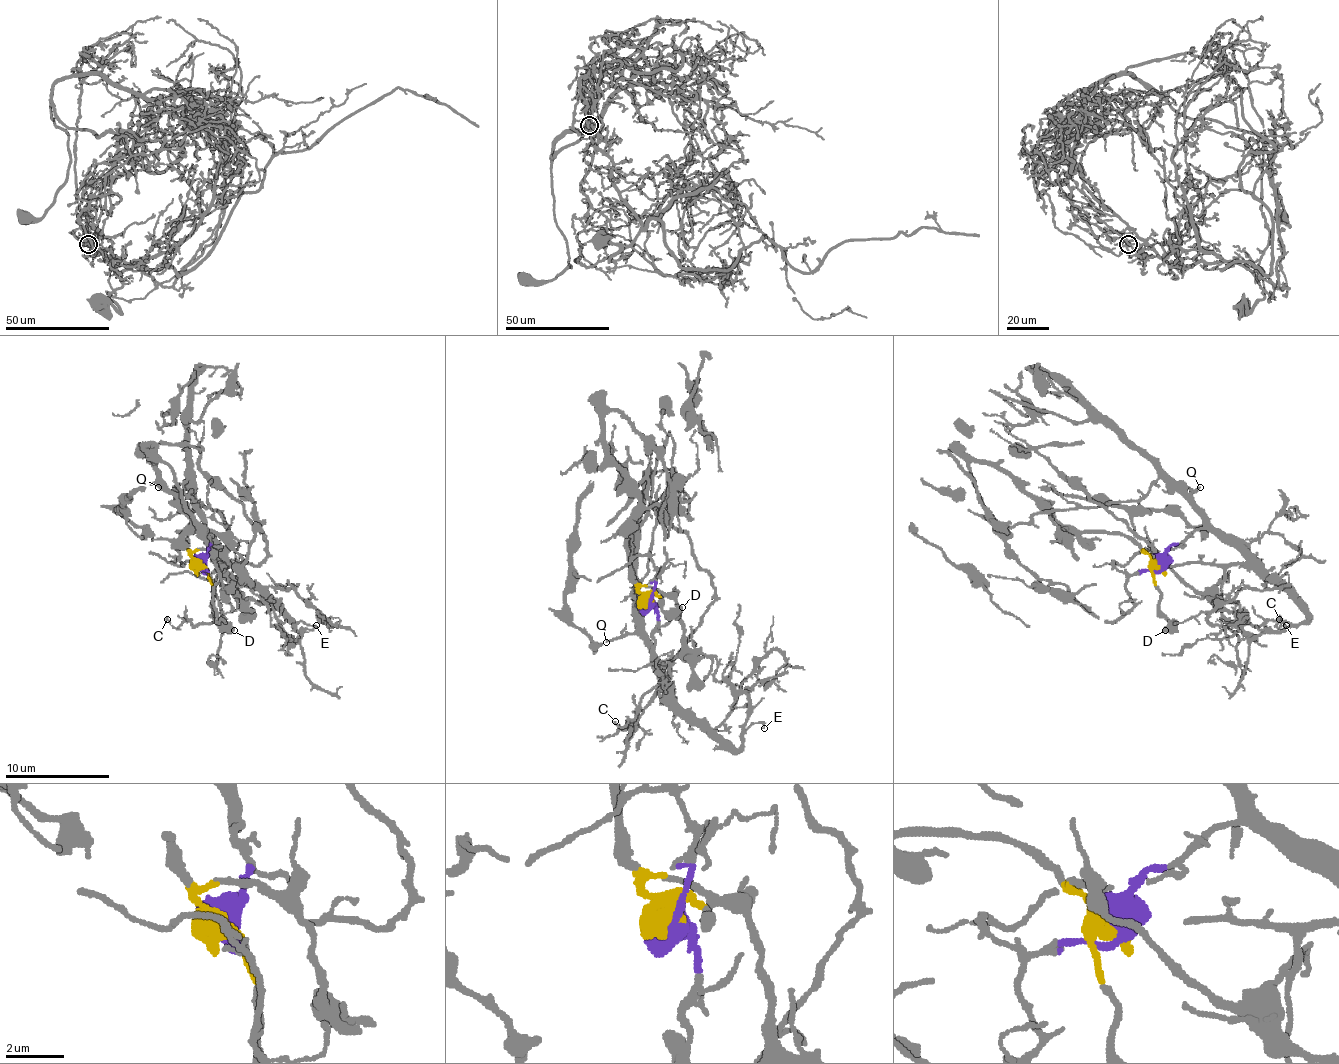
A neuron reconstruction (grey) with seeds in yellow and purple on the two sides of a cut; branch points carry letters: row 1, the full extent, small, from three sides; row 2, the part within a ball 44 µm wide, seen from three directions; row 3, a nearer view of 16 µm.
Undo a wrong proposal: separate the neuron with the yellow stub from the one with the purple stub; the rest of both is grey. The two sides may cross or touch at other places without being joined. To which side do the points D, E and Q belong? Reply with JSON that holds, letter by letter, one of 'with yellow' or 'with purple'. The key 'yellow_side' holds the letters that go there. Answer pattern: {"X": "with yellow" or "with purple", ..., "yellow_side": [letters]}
{"D": "with yellow", "E": "with purple", "Q": "with purple", "yellow_side": ["D"]}

